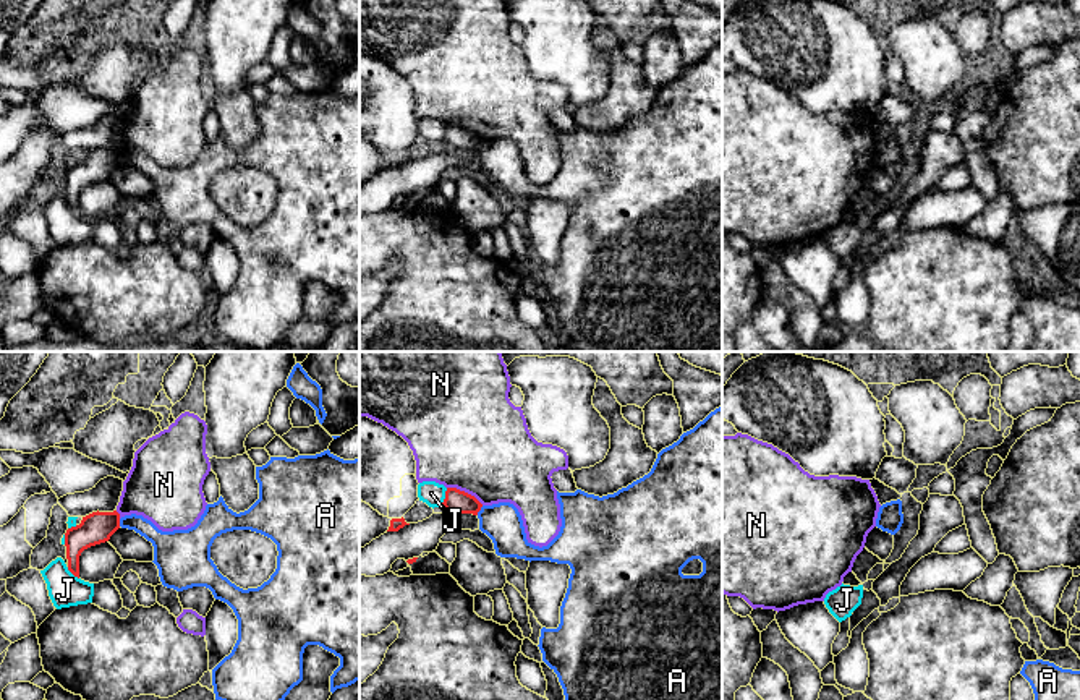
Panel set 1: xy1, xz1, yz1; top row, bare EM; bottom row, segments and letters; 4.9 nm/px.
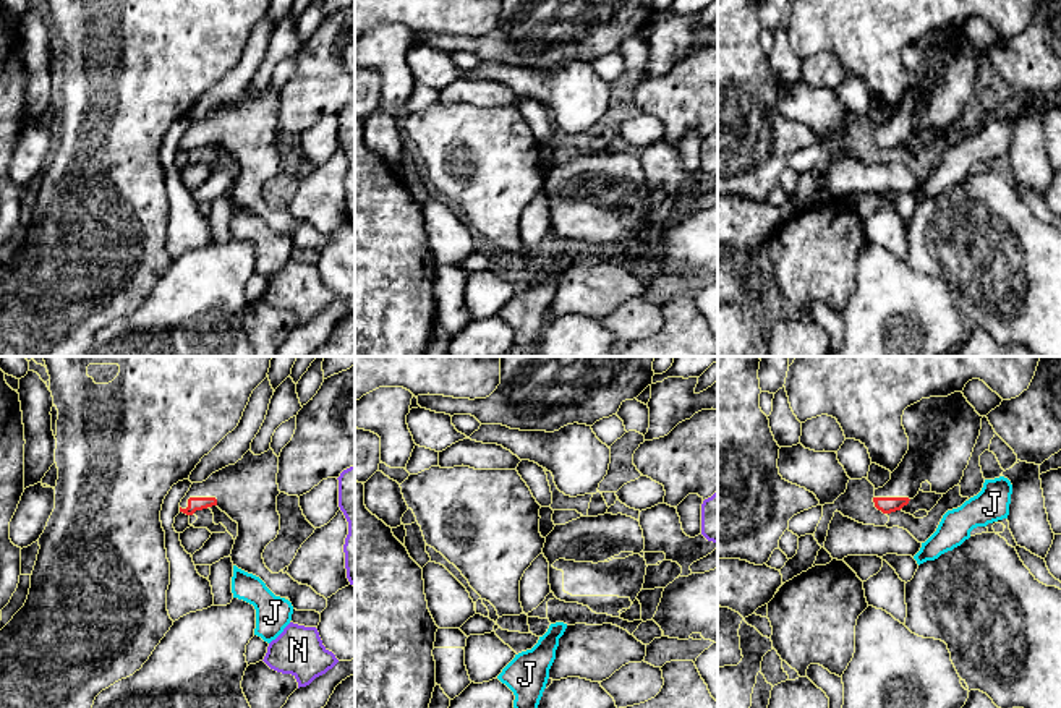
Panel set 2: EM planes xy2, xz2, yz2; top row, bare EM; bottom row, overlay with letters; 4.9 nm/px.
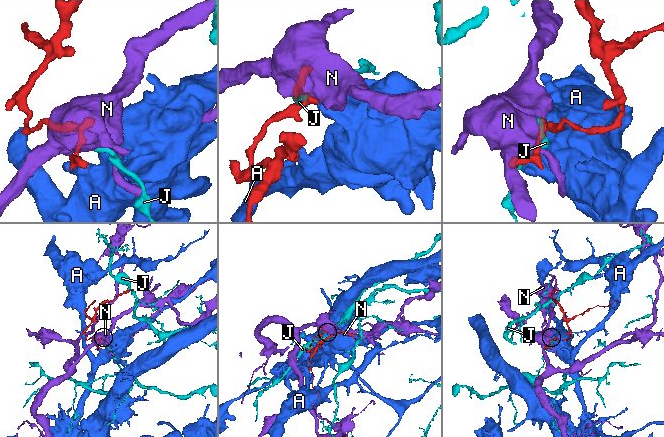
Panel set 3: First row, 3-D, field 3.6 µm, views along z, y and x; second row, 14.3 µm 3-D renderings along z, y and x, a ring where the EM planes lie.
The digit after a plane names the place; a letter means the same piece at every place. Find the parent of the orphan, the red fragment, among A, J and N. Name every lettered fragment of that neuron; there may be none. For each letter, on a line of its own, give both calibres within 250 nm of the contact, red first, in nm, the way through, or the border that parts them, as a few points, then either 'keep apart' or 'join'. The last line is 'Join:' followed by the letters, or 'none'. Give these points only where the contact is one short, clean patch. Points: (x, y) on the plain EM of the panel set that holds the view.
A: 110 nm thick on the red side, 190 nm on the other; border along xz1 (483, 143), (476, 151); keep apart
J: 110 nm thick on the red side, 120 nm on the other; border along xz1 (447, 125), (441, 141); keep apart
N: 110 nm thick on the red side, 500 nm on the other; keep apart
Join: none

